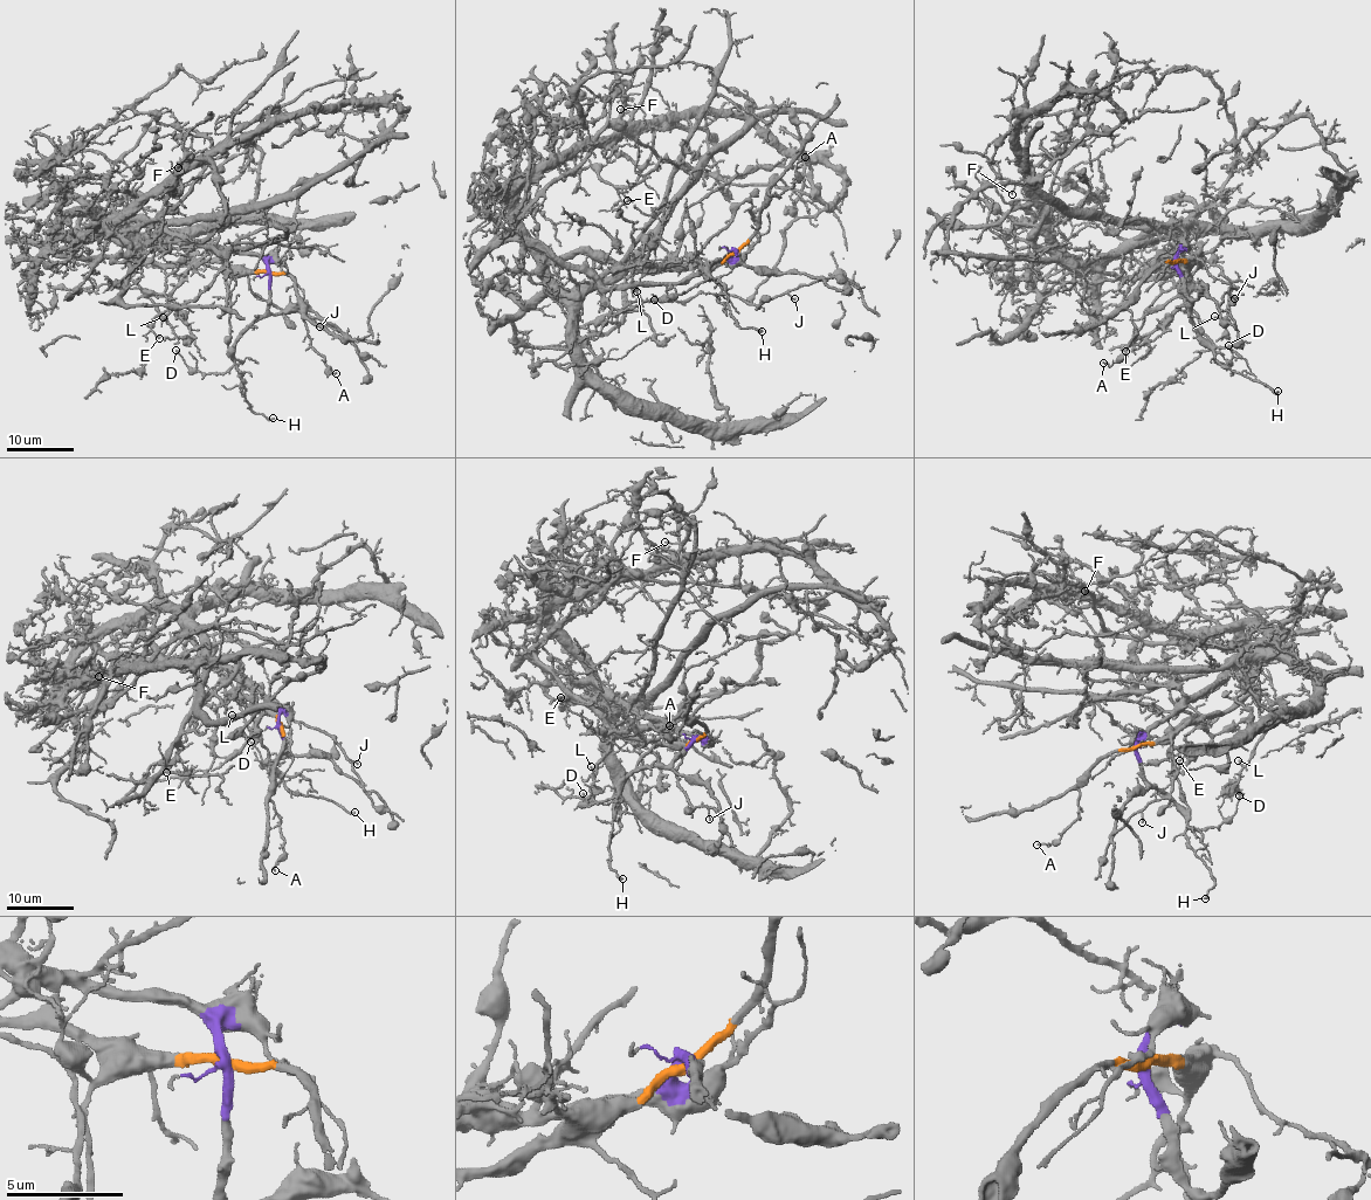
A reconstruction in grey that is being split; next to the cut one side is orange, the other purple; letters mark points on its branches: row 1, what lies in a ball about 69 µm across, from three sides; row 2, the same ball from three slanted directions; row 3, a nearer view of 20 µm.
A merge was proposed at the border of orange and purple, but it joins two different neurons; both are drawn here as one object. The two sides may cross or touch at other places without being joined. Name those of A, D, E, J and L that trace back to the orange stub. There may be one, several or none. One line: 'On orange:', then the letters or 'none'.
On orange: A, E, J, L

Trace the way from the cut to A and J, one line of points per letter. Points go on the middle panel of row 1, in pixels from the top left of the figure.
A: (735, 252), (758, 226), (759, 213), (769, 194), (780, 195), (798, 180), (797, 165), (805, 157)
J: (735, 252), (709, 276), (730, 295), (753, 304), (763, 304), (786, 292), (796, 298)

